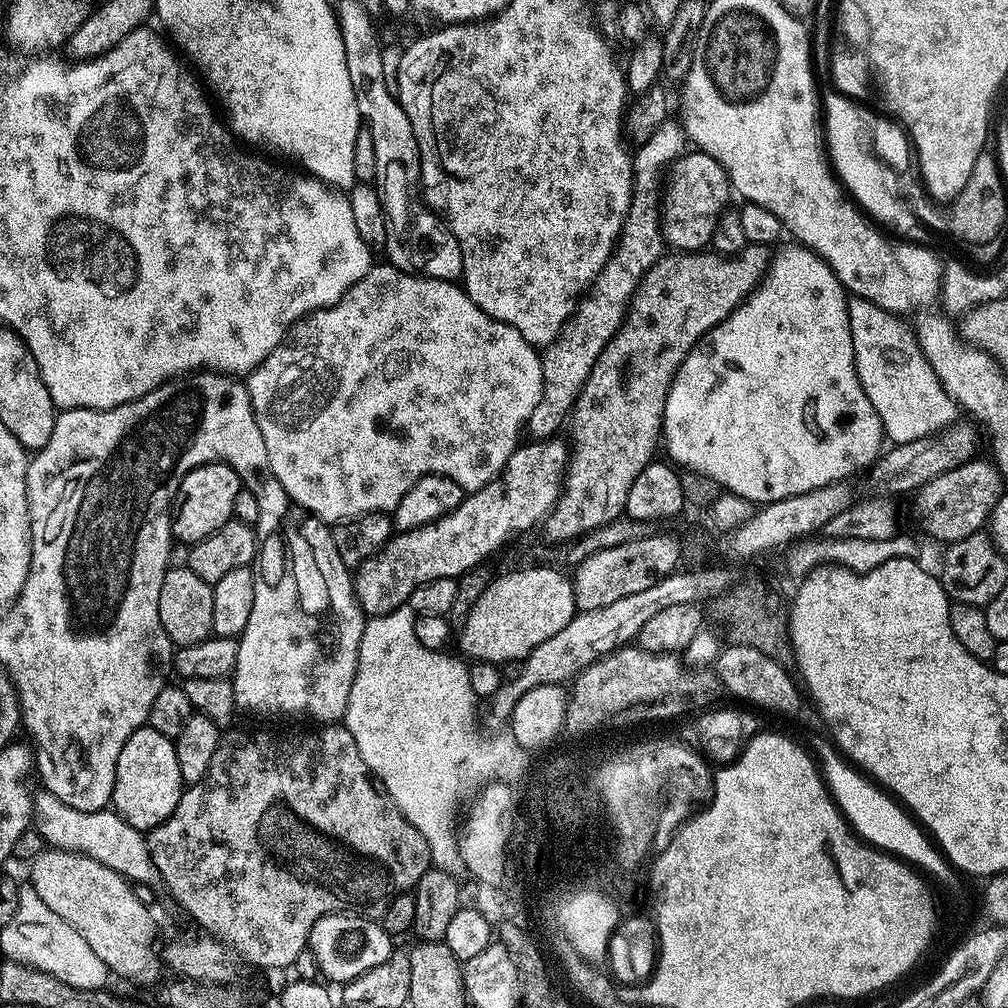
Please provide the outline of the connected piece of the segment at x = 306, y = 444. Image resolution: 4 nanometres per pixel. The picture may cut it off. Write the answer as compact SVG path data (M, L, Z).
M387 262L369 268L365 276L329 308L309 312L292 325L284 341L252 372L247 373L246 383L254 418L262 438L266 441L266 454L274 478L282 482L293 505L304 509L315 519L331 526L363 512L387 512L391 514L402 502L406 490L424 476L448 476L465 493L477 492L503 472L510 454L521 443L520 431L525 431L530 414L542 396L544 379L540 365L541 353L518 334L516 326L506 326L503 318L490 318L485 309L479 308L459 283L418 276L411 272L399 272Z

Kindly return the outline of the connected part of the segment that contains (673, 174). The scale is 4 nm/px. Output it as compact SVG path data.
M688 150L673 160L666 172L666 187L662 192L660 231L669 249L698 252L711 245L716 235L716 222L729 205L730 185L726 170L710 154Z

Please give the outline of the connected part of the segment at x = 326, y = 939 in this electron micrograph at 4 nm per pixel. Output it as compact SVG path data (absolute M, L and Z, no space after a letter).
M331 912L329 916L318 918L308 935L309 952L316 959L316 966L321 977L329 976L332 980L347 982L356 980L366 970L386 962L394 951L393 937L375 919L363 914Z

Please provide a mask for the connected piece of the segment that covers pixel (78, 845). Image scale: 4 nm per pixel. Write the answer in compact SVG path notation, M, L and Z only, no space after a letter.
M40 790L35 793L32 802L31 823L34 825L34 832L45 840L47 847L62 852L80 852L83 856L94 858L102 862L110 870L114 870L119 876L137 885L161 883L160 872L150 854L148 853L148 841L145 833L136 828L131 828L121 816L115 811L101 810L99 812L83 812L74 810L62 802L54 794L47 790Z

